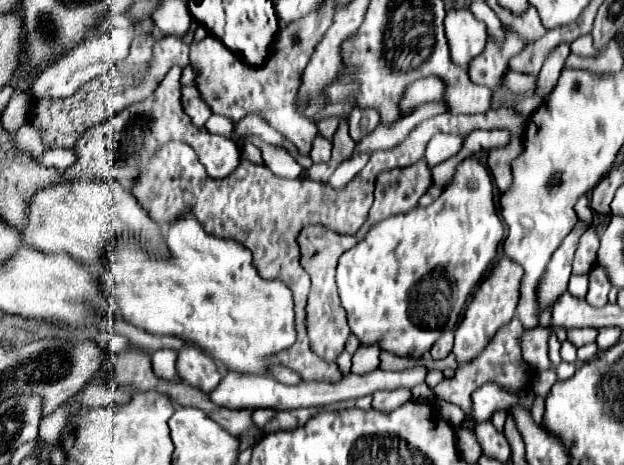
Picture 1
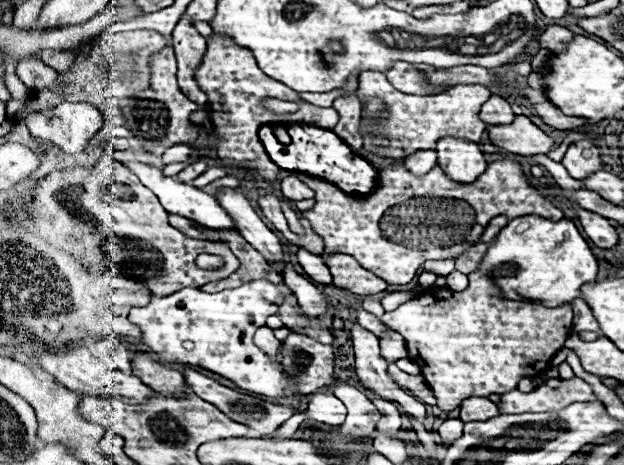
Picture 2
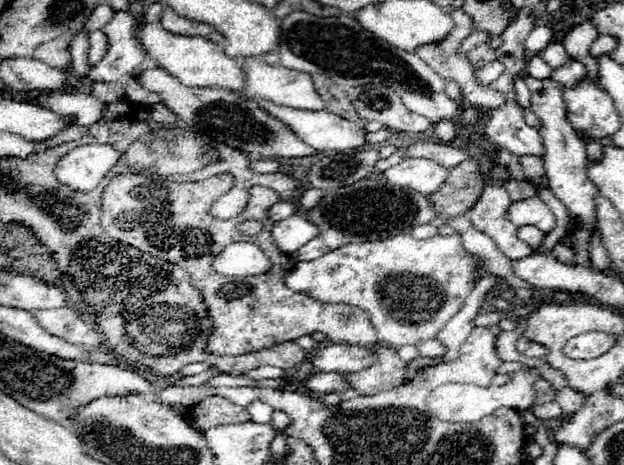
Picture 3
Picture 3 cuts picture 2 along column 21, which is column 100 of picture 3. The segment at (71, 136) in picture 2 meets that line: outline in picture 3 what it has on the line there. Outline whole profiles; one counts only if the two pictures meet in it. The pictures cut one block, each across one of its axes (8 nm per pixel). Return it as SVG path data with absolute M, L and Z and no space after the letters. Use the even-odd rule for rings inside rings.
M70 92L36 96L30 102L52 108L54 112L60 112L62 116L74 114L76 126L92 126L92 124L100 122L102 110L104 110L104 104L98 98L86 96L86 94L70 94Z

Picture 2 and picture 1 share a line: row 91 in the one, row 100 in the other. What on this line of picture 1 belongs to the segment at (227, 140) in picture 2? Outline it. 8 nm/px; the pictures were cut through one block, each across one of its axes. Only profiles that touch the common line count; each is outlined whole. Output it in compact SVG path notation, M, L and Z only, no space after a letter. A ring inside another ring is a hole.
M304 16L300 20L280 26L272 40L270 56L262 66L246 64L212 34L208 34L200 42L192 42L190 66L196 72L194 84L202 100L212 108L214 114L230 116L234 122L240 122L248 114L262 116L274 130L288 138L300 154L309 154L317 135L316 125L294 112L294 96L302 70L306 68L316 44L322 40L324 32L332 26L332 22L334 16Z

